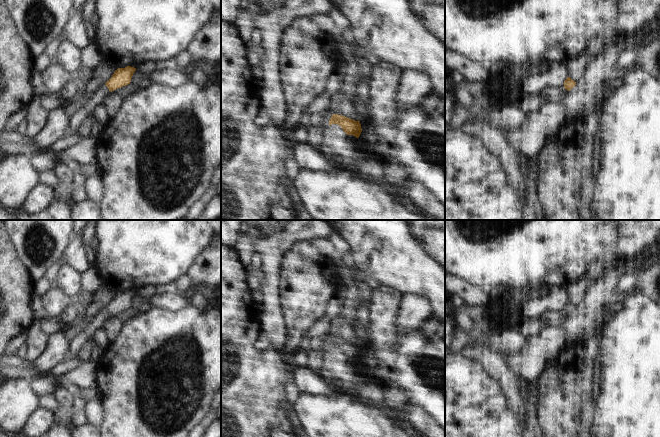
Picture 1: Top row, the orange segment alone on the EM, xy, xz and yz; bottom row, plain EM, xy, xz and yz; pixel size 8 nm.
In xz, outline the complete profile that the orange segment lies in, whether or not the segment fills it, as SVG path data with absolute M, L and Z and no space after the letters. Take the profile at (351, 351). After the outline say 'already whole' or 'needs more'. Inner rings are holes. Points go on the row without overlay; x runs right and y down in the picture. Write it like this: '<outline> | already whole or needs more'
M332 337L324 339L321 350L326 352L332 348L339 349L347 359L353 359L356 362L359 362L362 356L359 344L355 345L348 341Z | needs more

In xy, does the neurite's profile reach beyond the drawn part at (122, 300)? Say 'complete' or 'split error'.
split error

